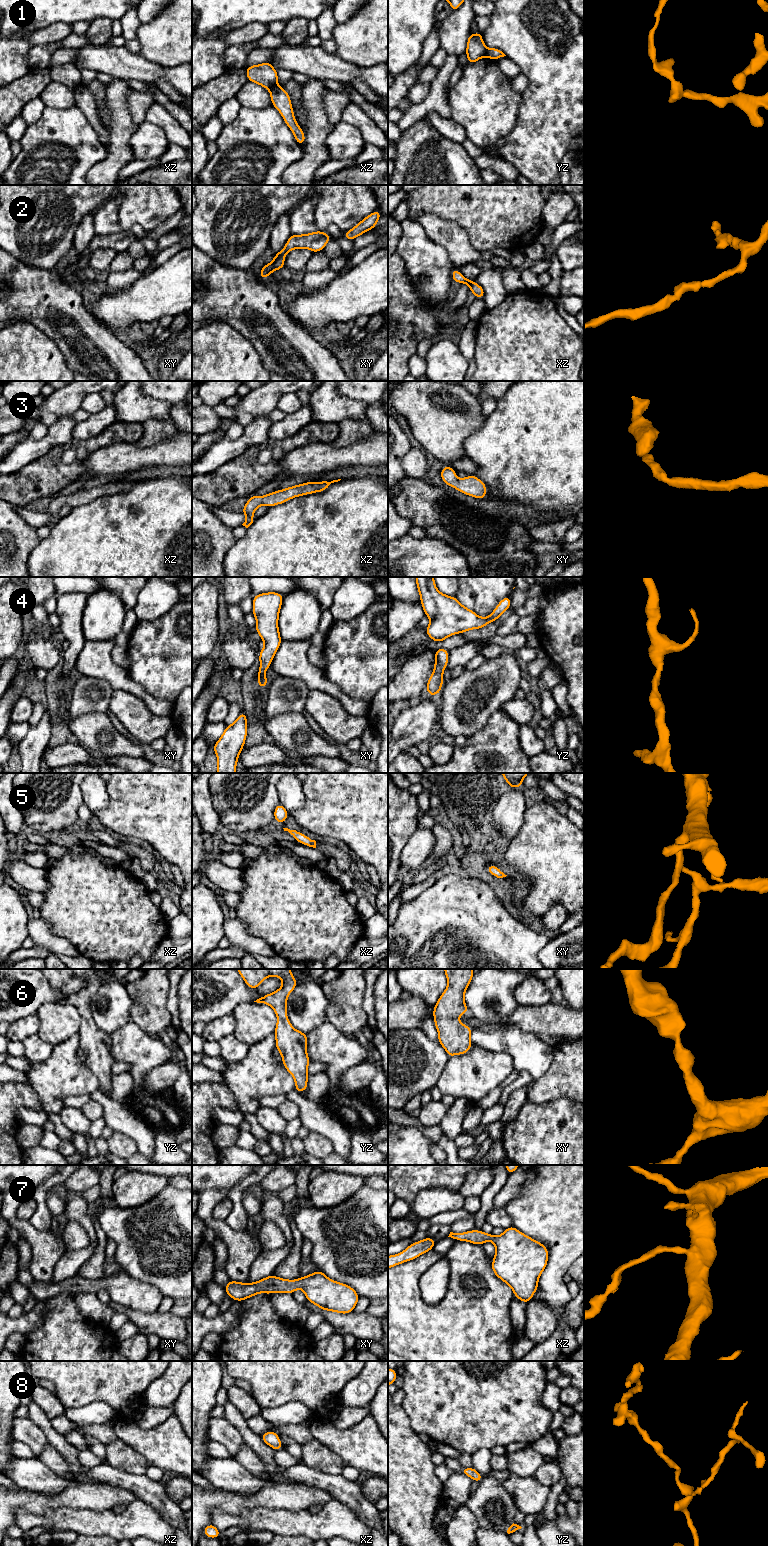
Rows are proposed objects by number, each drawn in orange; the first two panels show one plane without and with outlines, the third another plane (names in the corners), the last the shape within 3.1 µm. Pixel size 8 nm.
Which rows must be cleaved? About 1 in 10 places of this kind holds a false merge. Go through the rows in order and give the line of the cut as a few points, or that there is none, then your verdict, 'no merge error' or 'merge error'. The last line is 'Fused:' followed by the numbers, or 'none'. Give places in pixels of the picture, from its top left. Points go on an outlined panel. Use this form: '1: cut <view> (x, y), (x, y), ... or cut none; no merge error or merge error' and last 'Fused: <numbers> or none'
1: cut yz (488, 49), (485, 56); merge error
2: cut none; no merge error
3: cut none; no merge error
4: cut none; no merge error
5: cut none; no merge error
6: cut none; no merge error
7: cut none; no merge error
8: cut none; no merge error
Fused: 1

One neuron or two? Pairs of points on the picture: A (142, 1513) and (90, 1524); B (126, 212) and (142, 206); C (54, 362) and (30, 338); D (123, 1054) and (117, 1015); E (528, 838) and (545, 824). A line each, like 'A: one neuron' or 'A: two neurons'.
A: one neuron
B: one neuron
C: one neuron
D: two neurons
E: one neuron

